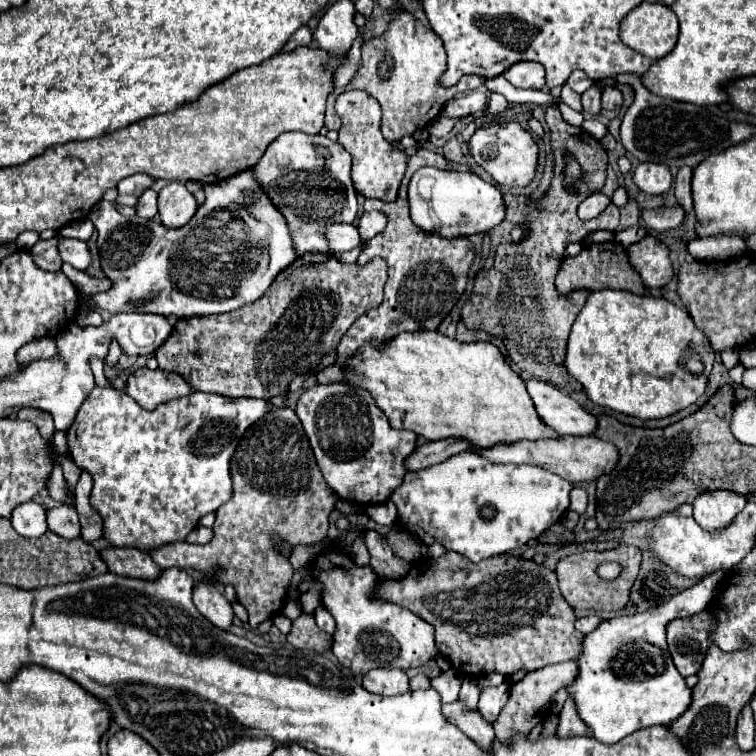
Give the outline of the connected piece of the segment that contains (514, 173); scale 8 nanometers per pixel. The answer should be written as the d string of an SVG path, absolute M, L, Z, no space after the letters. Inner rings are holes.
M506 122L506 124L492 124L478 128L472 138L468 140L470 154L478 166L482 166L486 172L492 174L492 178L508 188L514 186L528 186L538 168L538 146L528 130L524 130L518 122Z

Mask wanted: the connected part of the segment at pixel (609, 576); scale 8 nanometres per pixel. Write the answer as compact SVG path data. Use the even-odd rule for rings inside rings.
M602 562L602 564L598 564L596 572L598 572L598 576L600 576L602 580L614 580L614 578L620 576L622 566L620 566L618 562Z

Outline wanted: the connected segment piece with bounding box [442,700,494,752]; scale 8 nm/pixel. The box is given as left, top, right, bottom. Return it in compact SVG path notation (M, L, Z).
M456 700L452 704L444 704L442 706L442 714L444 714L444 718L448 722L458 726L480 748L484 748L486 752L492 750L494 730L492 730L492 726L486 720L482 720L478 710L468 710L466 706L462 706L462 702Z

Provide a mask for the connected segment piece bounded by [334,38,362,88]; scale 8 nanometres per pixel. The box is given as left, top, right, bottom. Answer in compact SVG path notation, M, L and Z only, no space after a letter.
M356 38L352 48L348 50L348 60L336 70L334 88L344 88L350 82L350 78L356 74L356 70L360 66L360 46L362 46L362 38Z

